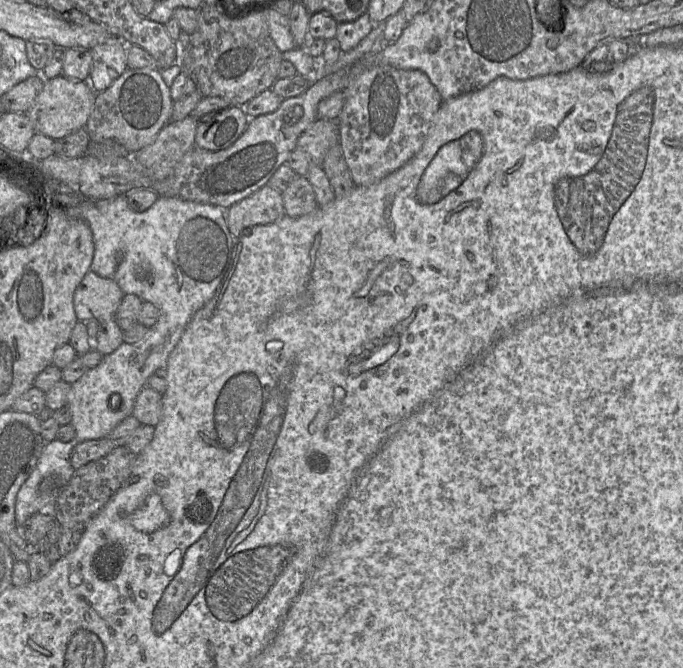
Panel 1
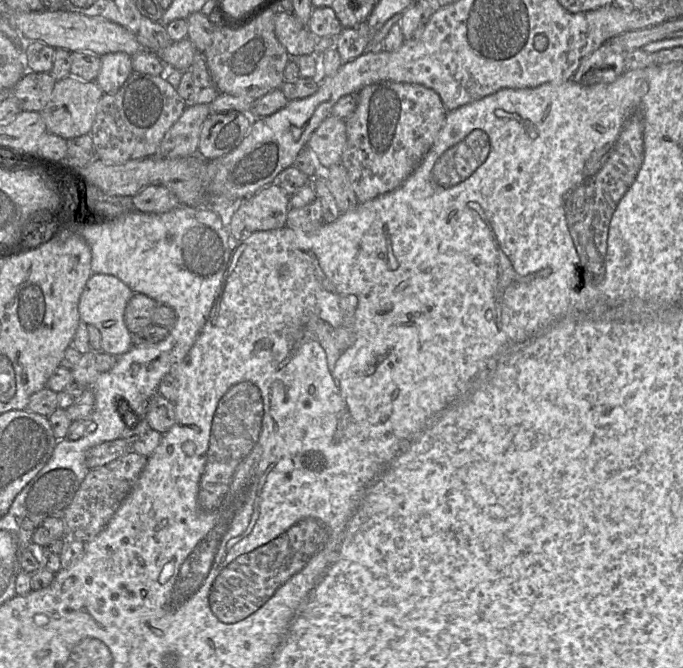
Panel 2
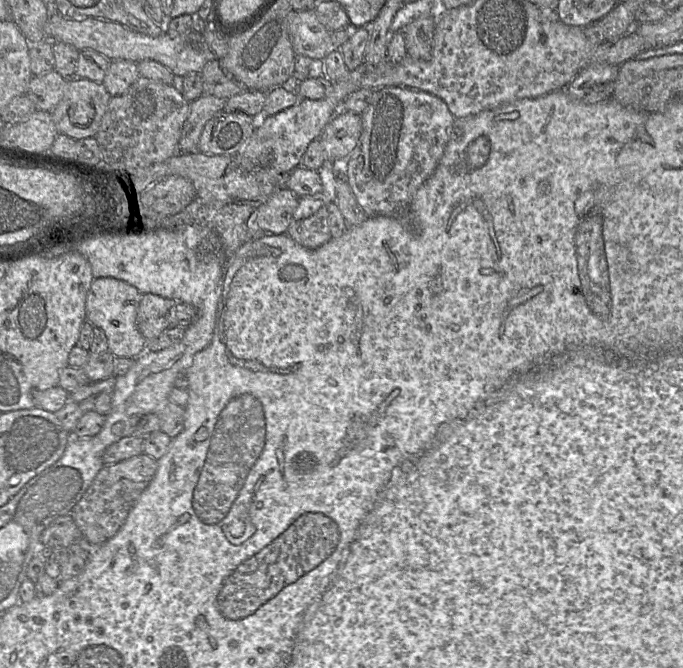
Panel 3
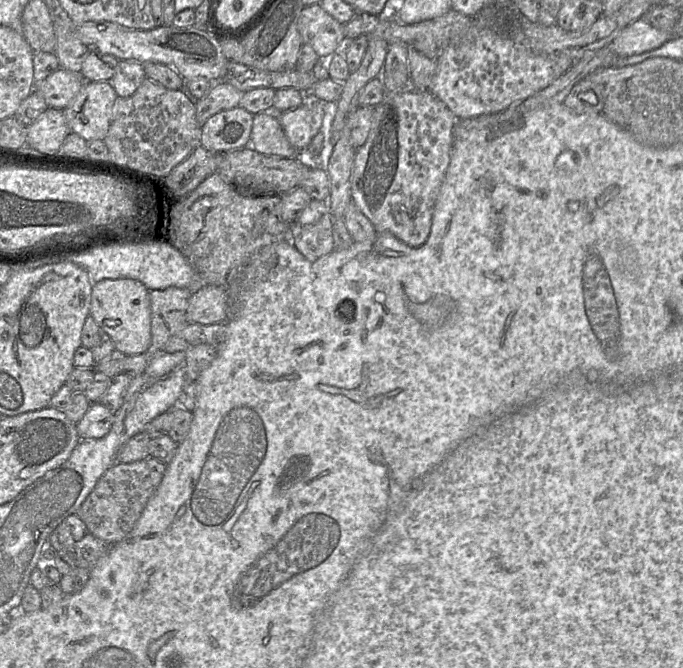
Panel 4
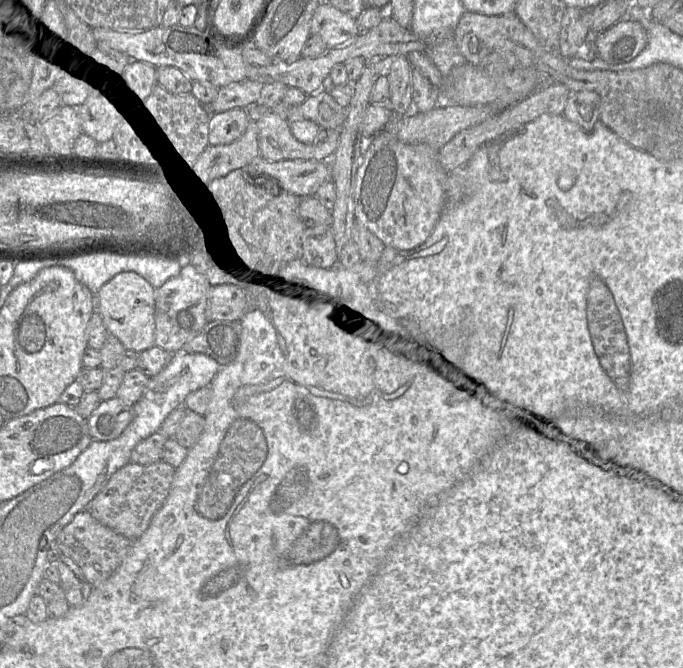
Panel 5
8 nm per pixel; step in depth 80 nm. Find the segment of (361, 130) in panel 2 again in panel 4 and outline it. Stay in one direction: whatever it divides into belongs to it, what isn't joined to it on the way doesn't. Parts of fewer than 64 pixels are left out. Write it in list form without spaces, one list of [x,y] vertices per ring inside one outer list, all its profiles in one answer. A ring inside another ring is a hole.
[[[409,90],[401,93],[386,92],[383,100],[373,107],[371,128],[366,142],[356,151],[350,182],[352,202],[370,220],[377,233],[390,232],[411,247],[418,247],[427,240],[431,230],[434,206],[450,163],[453,129],[458,121],[459,119],[453,112],[429,91]]]

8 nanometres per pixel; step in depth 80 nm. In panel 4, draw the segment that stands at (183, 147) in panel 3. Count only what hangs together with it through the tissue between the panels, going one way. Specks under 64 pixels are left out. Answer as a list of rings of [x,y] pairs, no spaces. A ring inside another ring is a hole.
[[[215,82],[208,94],[195,103],[198,124],[202,127],[216,113],[239,106],[244,93],[226,82]]]

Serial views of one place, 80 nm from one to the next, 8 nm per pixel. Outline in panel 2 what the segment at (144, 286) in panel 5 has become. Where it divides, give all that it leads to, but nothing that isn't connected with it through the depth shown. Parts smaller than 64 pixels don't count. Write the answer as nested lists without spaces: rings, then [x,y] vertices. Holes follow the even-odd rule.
[[[92,274],[80,296],[78,311],[81,321],[97,327],[101,333],[101,351],[113,356],[126,353],[132,347],[131,333],[125,321],[126,306],[134,292],[113,275]]]

